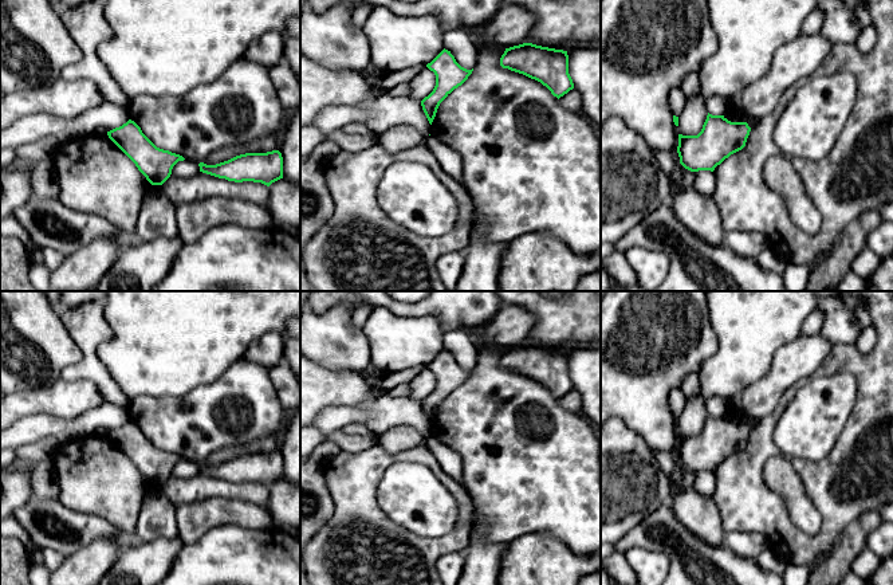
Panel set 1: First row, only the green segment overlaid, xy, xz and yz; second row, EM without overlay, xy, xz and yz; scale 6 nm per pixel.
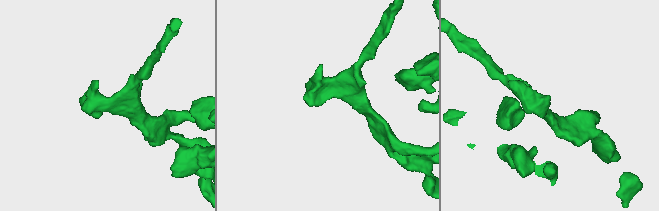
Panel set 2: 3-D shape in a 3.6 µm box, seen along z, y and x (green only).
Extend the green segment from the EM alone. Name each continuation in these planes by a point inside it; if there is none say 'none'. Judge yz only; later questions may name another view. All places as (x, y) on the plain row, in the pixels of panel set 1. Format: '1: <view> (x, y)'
none

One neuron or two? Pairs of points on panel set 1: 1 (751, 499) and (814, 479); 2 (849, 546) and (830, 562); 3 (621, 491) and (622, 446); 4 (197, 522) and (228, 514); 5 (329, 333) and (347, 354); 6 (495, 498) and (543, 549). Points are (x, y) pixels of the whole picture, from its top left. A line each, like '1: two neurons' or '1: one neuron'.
1: one neuron
2: one neuron
3: one neuron
4: one neuron
5: one neuron
6: two neurons

